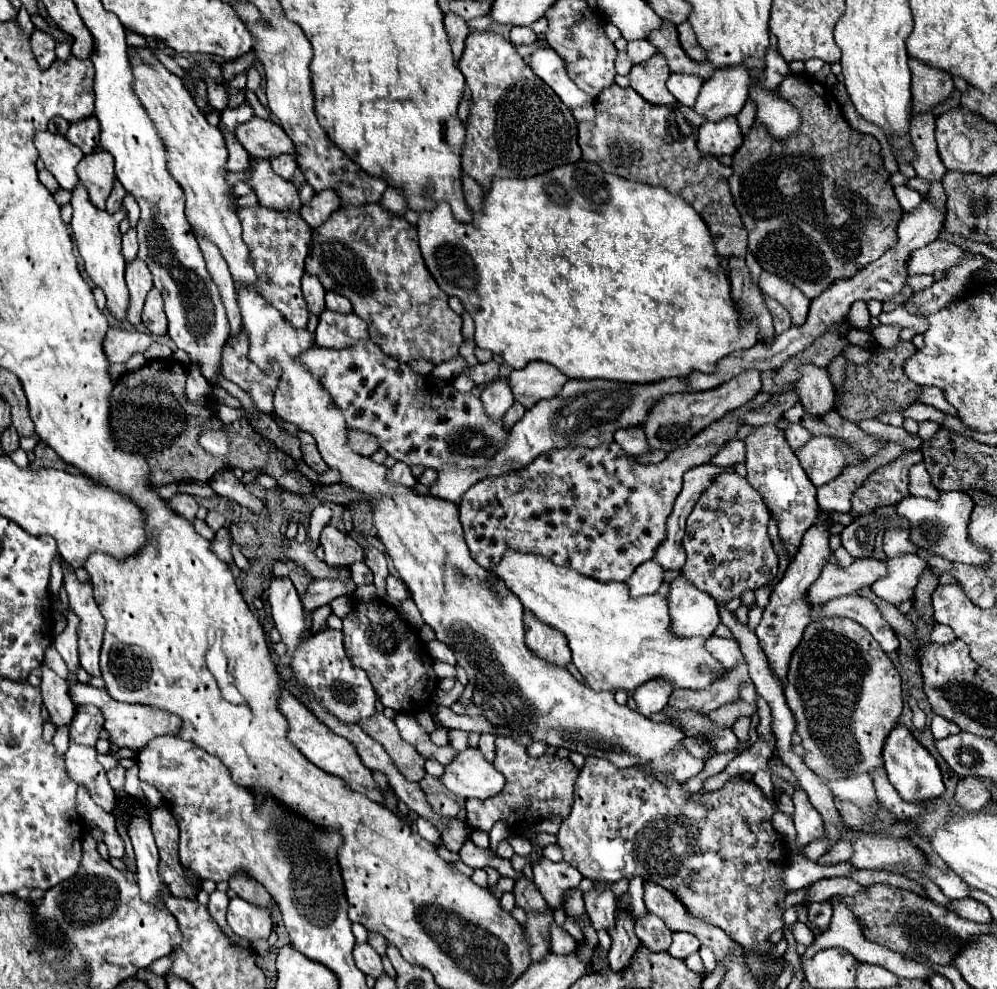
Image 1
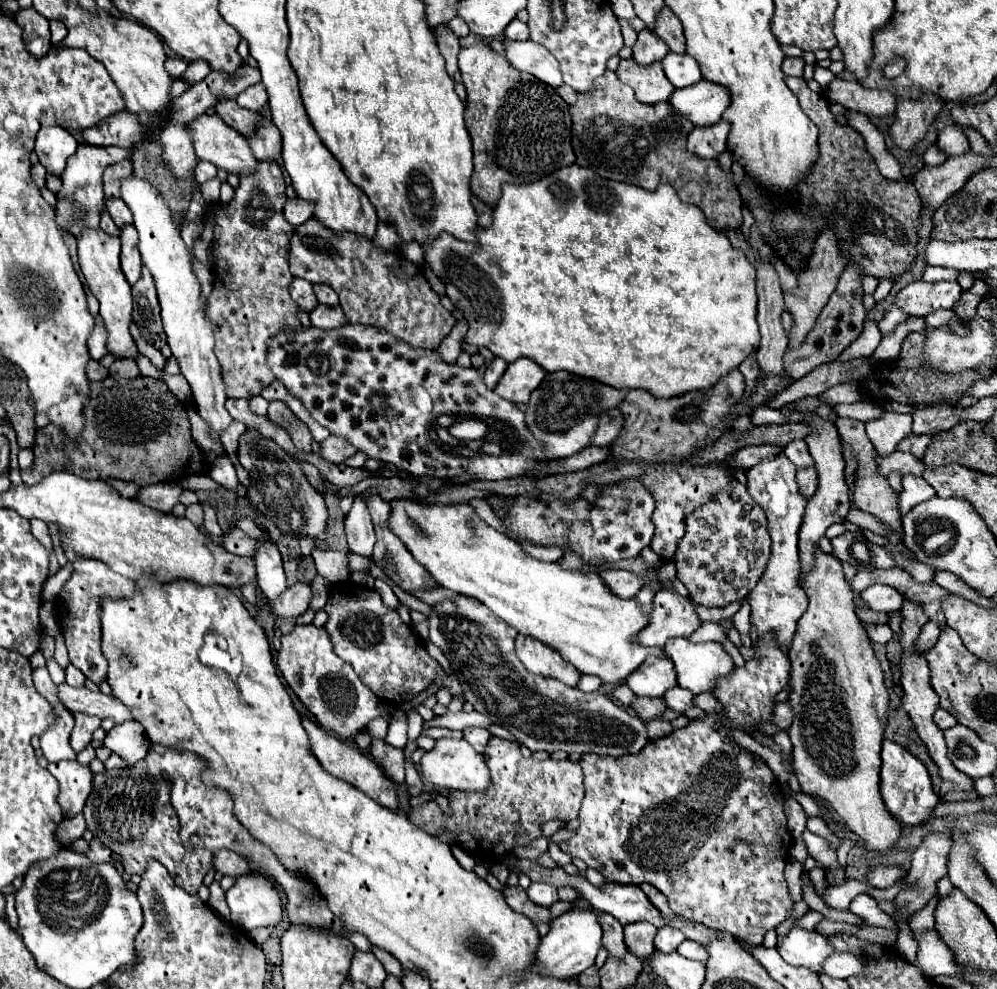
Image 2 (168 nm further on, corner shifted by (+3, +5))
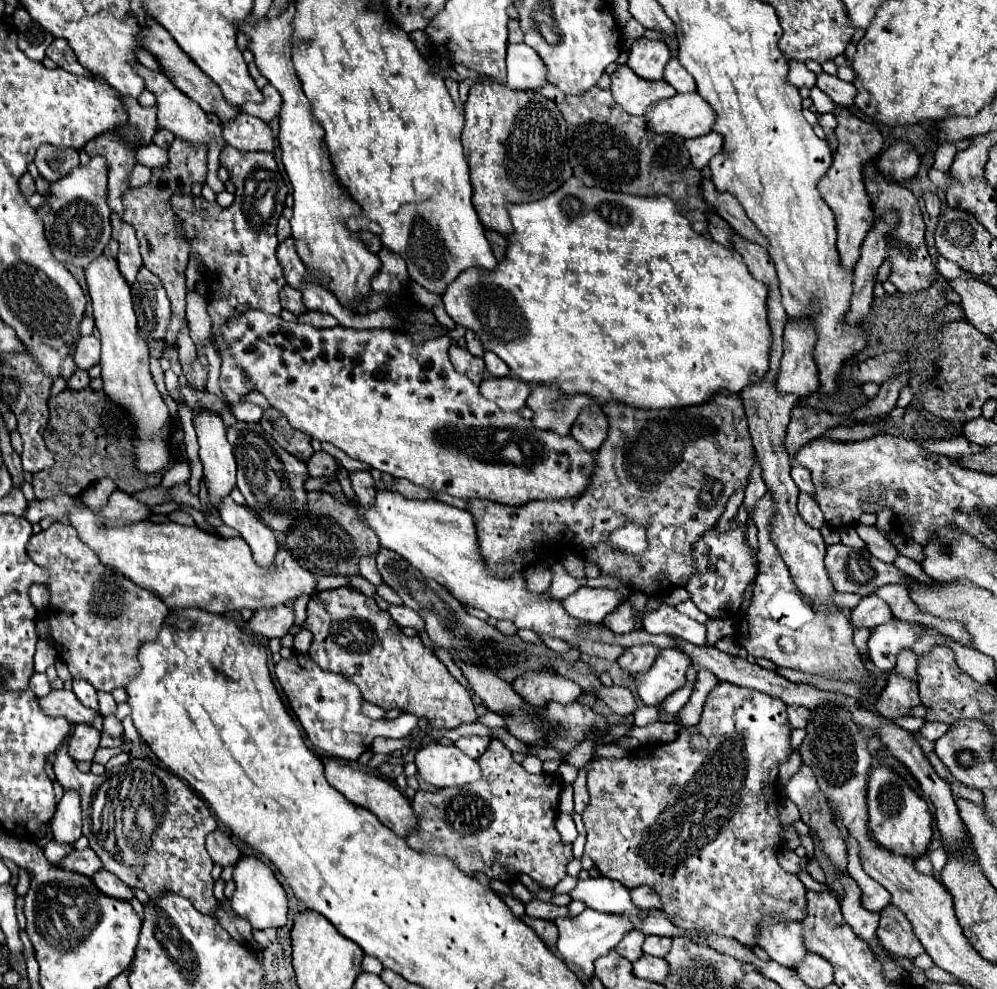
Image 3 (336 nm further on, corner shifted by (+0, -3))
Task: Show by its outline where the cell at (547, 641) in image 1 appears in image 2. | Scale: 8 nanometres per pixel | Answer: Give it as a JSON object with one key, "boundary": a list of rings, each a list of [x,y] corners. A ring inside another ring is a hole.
{"boundary":[[[519,634],[515,640],[515,648],[517,648],[519,660],[525,664],[529,672],[539,674],[539,676],[557,678],[565,682],[567,686],[577,686],[579,676],[581,676],[579,670],[573,664],[565,662],[565,658],[561,658],[561,654],[553,650],[551,646],[545,646],[537,638]]]}

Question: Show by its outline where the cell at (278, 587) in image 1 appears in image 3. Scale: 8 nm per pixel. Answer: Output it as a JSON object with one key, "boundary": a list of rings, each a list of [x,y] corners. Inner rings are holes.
{"boundary":[[[226,498],[220,504],[220,518],[226,526],[234,528],[240,534],[240,538],[248,542],[254,560],[260,566],[268,566],[272,562],[278,550],[276,536],[252,510],[248,510],[246,506],[238,506],[232,498]]]}

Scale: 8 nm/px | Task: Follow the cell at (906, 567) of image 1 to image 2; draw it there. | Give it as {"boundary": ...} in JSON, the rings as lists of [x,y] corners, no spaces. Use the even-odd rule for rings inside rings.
{"boundary":[[[885,584],[869,586],[865,592],[861,592],[861,598],[869,604],[871,610],[887,612],[887,614],[901,610],[901,604],[903,604],[901,594],[897,594],[897,590],[893,590],[893,586],[885,586]]]}

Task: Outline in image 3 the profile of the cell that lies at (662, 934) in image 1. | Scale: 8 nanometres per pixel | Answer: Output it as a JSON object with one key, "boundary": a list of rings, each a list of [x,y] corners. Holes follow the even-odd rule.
{"boundary":[[[632,930],[632,932],[628,932],[628,934],[620,940],[620,944],[616,946],[616,952],[618,952],[620,956],[624,956],[626,960],[636,962],[636,958],[640,958],[640,954],[642,954],[644,938],[646,938],[646,936],[644,936],[642,932]]]}

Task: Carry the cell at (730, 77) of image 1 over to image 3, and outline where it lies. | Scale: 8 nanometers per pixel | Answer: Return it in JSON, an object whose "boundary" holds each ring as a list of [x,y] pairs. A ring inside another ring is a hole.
{"boundary":[[[676,94],[650,106],[644,114],[648,130],[654,134],[676,134],[682,138],[698,138],[712,130],[716,114],[700,94]]]}

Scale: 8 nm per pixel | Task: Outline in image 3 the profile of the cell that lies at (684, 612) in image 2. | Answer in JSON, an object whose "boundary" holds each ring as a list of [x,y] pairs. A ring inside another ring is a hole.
{"boundary":[[[652,644],[632,646],[632,648],[628,648],[626,654],[622,654],[622,656],[618,658],[618,664],[620,664],[620,668],[622,668],[626,674],[636,676],[636,674],[640,674],[640,672],[644,672],[644,670],[650,670],[650,666],[652,666],[652,662],[654,662],[658,650],[660,650],[660,648],[656,648],[656,646],[652,646]]]}

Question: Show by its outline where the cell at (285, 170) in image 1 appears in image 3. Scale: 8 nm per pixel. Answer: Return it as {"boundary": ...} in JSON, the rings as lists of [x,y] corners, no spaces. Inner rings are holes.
{"boundary":[[[240,114],[236,122],[222,122],[224,126],[224,140],[228,146],[234,146],[242,152],[272,152],[274,150],[274,136],[266,122],[256,116]]]}

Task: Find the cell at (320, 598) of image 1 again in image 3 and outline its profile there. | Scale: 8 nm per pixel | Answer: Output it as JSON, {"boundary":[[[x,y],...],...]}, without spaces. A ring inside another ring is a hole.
{"boundary":[[[276,606],[268,610],[256,610],[244,628],[270,640],[288,634],[292,624],[294,624],[294,610],[290,606]]]}

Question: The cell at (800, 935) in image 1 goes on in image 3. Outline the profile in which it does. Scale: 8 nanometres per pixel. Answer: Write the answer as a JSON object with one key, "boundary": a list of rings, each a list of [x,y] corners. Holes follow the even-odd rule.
{"boundary":[[[720,682],[710,694],[704,704],[702,718],[696,726],[680,728],[678,738],[668,744],[644,744],[626,758],[620,760],[596,760],[588,764],[588,794],[590,802],[586,810],[582,812],[584,828],[586,828],[586,854],[594,860],[596,868],[602,876],[622,882],[626,888],[636,886],[650,886],[662,900],[664,914],[668,914],[668,920],[674,922],[674,926],[680,926],[684,930],[704,930],[714,932],[720,936],[734,938],[742,944],[756,946],[756,924],[760,918],[768,912],[776,912],[786,918],[802,920],[806,916],[806,888],[796,878],[796,874],[790,874],[780,868],[776,862],[776,852],[780,850],[780,822],[778,822],[778,792],[776,792],[776,780],[778,780],[778,766],[786,762],[792,754],[790,746],[790,722],[786,718],[786,704],[778,698],[772,698],[758,690],[744,690],[730,682]]]}

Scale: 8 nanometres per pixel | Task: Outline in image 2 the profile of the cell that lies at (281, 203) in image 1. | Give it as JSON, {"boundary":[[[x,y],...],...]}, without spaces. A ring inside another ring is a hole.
{"boundary":[[[203,114],[199,118],[195,118],[193,122],[189,122],[189,130],[193,132],[193,142],[195,142],[195,152],[201,160],[213,162],[217,168],[227,170],[229,174],[235,176],[249,176],[255,174],[259,162],[257,158],[253,158],[253,152],[249,150],[247,140],[237,134],[237,130],[229,128],[225,122],[221,122],[221,118],[217,114]]]}

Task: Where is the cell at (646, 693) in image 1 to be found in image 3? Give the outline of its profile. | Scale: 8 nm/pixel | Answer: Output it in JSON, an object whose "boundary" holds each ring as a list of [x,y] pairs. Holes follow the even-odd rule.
{"boundary":[[[662,648],[654,666],[634,678],[638,694],[646,706],[658,706],[666,696],[676,692],[686,682],[690,658],[676,648]]]}

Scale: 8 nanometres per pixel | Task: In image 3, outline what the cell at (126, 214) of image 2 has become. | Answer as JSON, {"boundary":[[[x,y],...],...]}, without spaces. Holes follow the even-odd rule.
{"boundary":[[[108,130],[96,136],[92,142],[84,144],[84,152],[92,156],[106,158],[108,164],[108,206],[112,212],[122,216],[122,196],[128,192],[128,178],[132,174],[132,166],[136,164],[136,146],[128,146],[128,142],[120,142],[116,138],[116,130]]]}

